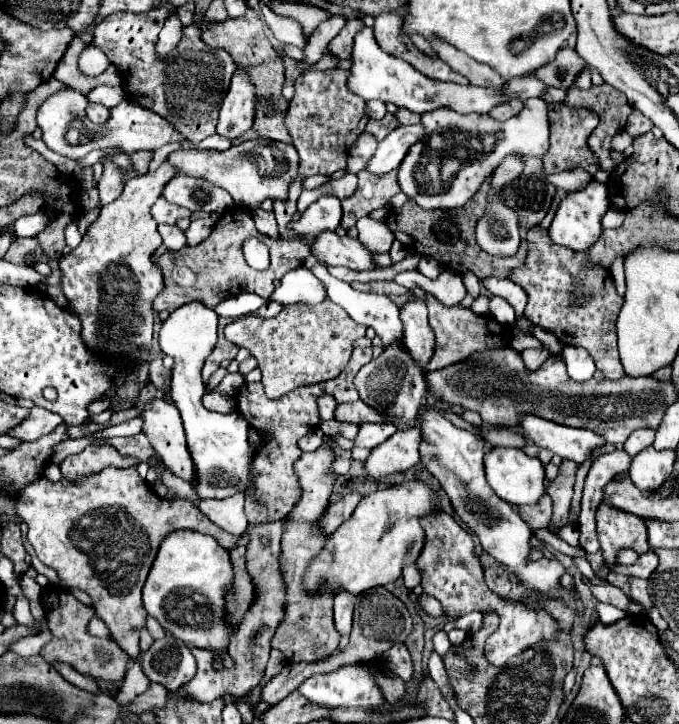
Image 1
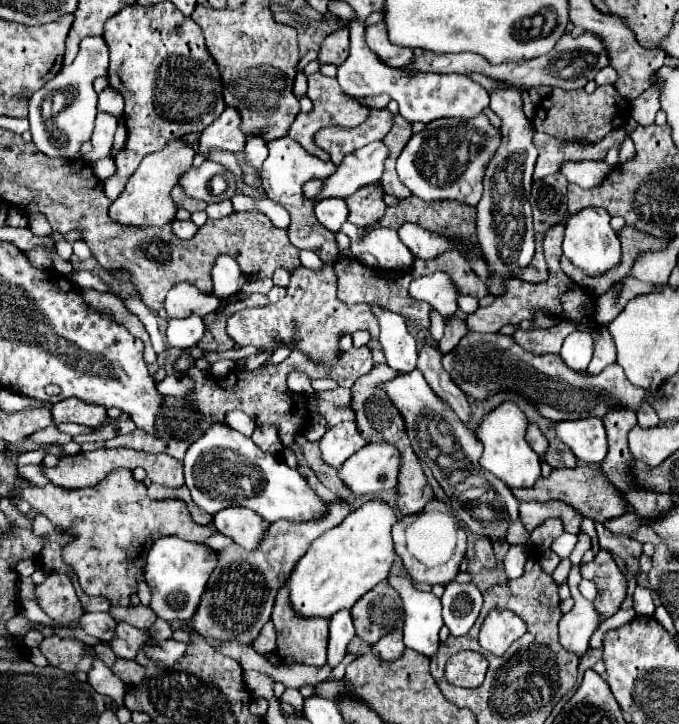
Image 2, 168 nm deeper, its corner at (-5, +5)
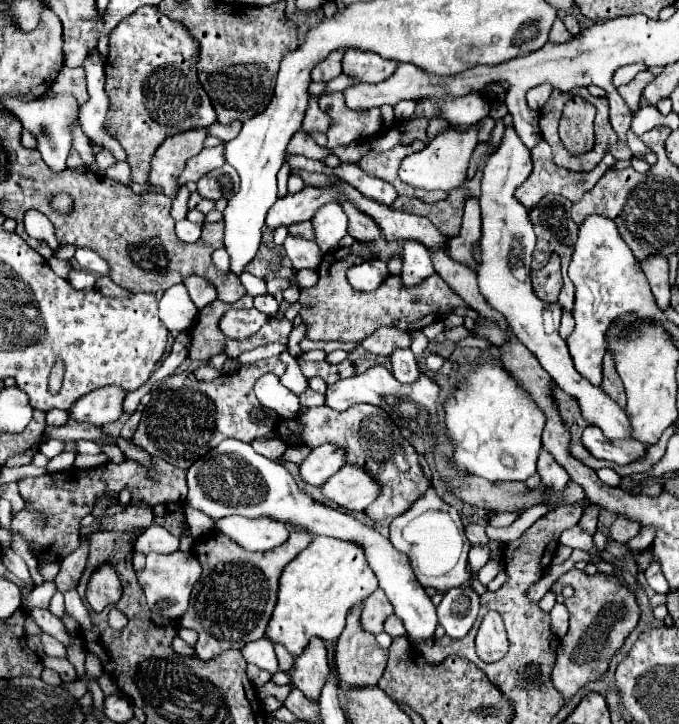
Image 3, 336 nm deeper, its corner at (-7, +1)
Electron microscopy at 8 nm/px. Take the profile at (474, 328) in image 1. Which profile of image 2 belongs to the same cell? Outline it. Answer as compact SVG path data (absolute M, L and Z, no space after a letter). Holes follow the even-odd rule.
M450 318L450 320L446 322L446 332L444 332L442 340L438 342L440 352L442 352L442 354L448 354L466 332L468 332L468 330L466 330L466 322L464 322L464 320L460 320L460 318Z

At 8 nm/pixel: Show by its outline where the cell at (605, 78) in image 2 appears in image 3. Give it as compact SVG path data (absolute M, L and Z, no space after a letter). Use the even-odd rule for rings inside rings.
M630 64L630 66L622 66L614 72L614 78L612 78L612 84L618 88L622 84L628 84L640 70L646 70L644 64Z

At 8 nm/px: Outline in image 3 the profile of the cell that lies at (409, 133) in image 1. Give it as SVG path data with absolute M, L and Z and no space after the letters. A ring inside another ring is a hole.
M304 188L298 194L286 194L284 198L278 198L274 206L268 212L266 224L274 230L278 226L290 226L294 222L310 220L312 214L328 204L336 202L334 198L336 190L320 190L320 188Z

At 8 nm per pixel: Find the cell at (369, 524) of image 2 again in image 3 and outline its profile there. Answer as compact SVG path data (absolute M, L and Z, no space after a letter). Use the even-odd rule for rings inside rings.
M314 536L310 546L304 548L280 576L278 604L272 612L266 636L272 642L284 644L292 656L298 656L312 636L332 642L344 630L348 610L362 604L376 588L376 574L372 574L360 544Z

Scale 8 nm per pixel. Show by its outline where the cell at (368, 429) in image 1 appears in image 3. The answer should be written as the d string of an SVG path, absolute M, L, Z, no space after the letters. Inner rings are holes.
M322 444L310 452L310 456L300 464L300 474L306 482L322 486L336 470L344 466L344 450L336 450L336 446Z

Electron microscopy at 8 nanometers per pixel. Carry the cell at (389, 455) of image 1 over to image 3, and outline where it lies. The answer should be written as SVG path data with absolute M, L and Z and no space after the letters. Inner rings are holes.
M346 464L324 486L322 492L328 500L348 510L366 510L380 496L380 482L366 474L364 466Z

